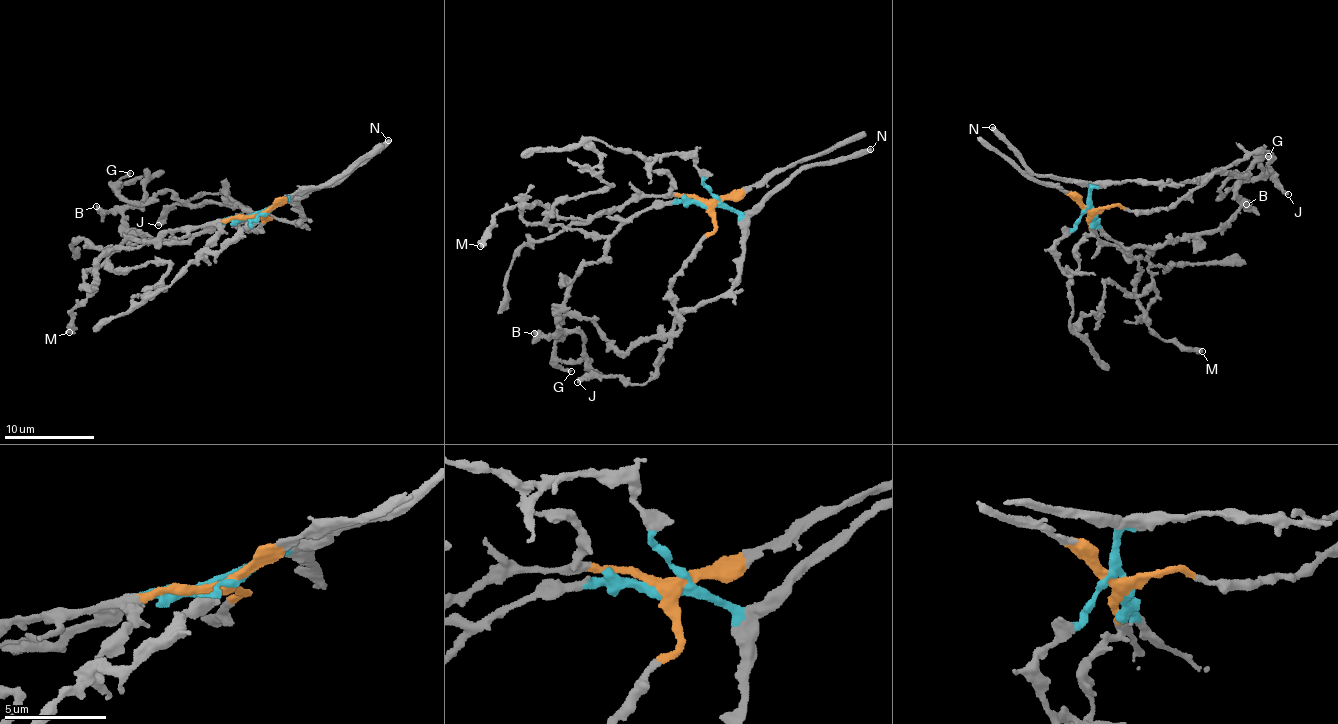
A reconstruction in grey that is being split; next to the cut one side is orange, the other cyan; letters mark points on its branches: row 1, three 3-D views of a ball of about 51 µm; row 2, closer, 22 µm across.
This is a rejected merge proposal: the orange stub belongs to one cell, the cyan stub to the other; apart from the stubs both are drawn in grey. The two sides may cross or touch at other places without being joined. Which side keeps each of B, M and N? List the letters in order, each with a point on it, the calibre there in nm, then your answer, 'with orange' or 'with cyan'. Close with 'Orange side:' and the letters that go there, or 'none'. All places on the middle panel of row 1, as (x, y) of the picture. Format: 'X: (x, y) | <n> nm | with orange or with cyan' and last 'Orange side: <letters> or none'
B: (534, 333) | 420 nm | with cyan
M: (480, 246) | 440 nm | with orange
N: (870, 149) | 420 nm | with cyan
Orange side: M

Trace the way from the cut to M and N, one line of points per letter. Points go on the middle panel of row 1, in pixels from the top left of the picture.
M: (710, 202), (629, 199), (579, 220), (521, 203), (495, 216), (479, 246)
N: (710, 204), (721, 204), (740, 212), (753, 211), (786, 178), (803, 170), (860, 156), (871, 149)

